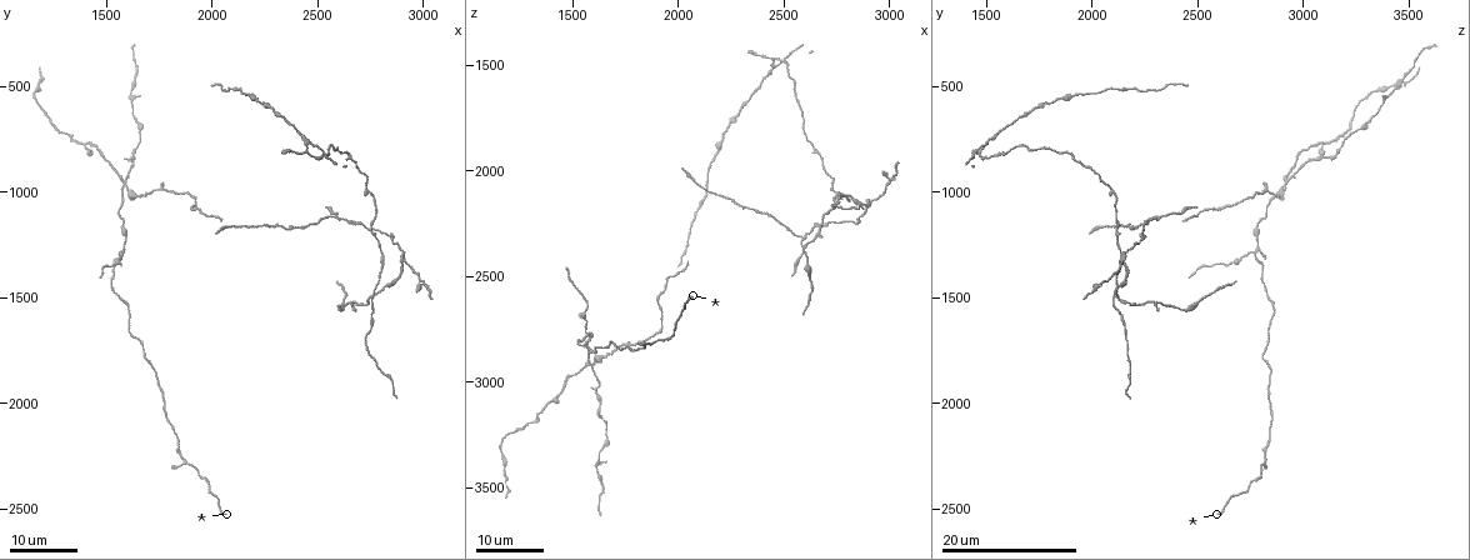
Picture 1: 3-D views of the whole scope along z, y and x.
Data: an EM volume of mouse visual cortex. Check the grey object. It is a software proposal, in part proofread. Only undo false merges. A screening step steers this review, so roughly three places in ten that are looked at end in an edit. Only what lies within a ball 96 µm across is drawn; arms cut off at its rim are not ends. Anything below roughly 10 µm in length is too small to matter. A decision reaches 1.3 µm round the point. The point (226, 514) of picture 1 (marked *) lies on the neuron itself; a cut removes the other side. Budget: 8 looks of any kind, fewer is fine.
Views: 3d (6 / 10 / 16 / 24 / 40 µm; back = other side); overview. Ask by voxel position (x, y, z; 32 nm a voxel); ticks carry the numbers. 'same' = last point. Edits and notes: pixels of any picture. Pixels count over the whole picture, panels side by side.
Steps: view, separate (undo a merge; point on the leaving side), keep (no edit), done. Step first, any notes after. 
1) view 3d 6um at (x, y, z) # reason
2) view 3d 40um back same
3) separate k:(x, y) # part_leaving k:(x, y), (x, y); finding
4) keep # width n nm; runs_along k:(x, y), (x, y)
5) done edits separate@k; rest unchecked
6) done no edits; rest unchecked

view 3d 16um at (2760, 1470, 2110) # four or more arms meet

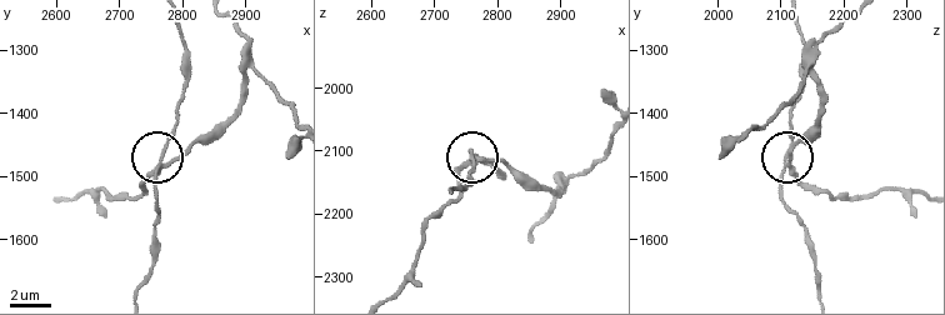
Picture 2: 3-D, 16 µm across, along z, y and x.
view 3d 10um at (2760, 1480, 2105)

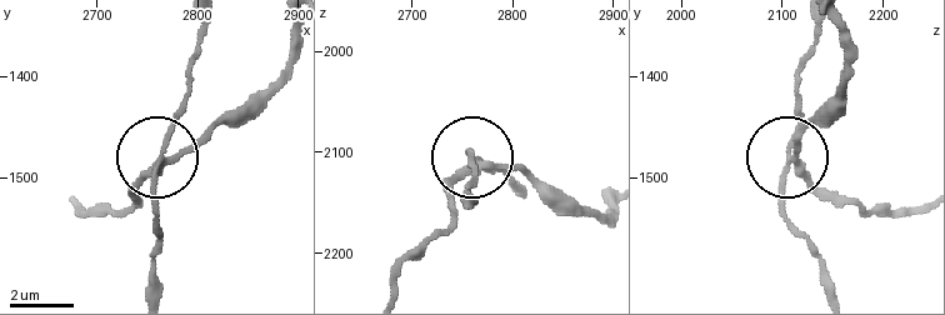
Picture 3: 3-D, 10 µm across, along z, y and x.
separate 3:(205, 139) # arms 4; part_leaving 3:(161, 158), (183, 154), (271, 84), (294, 20); a second neuron is stuck on

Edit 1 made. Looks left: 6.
view 3d 16um at (1600, 860, 3040) # thick turns thin

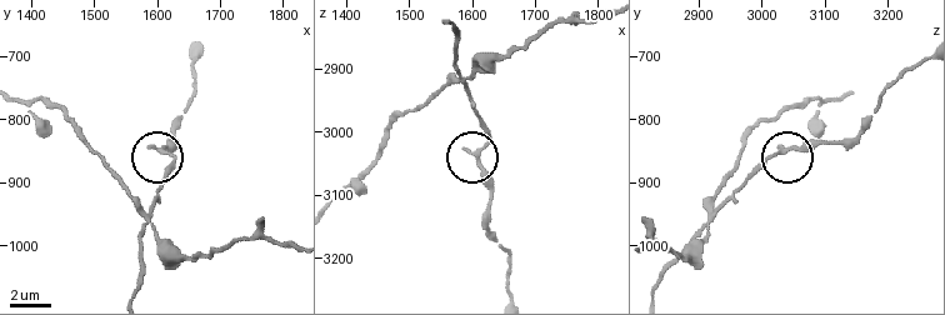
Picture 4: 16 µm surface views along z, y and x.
view 3d 10um at (1610, 850, 3040)

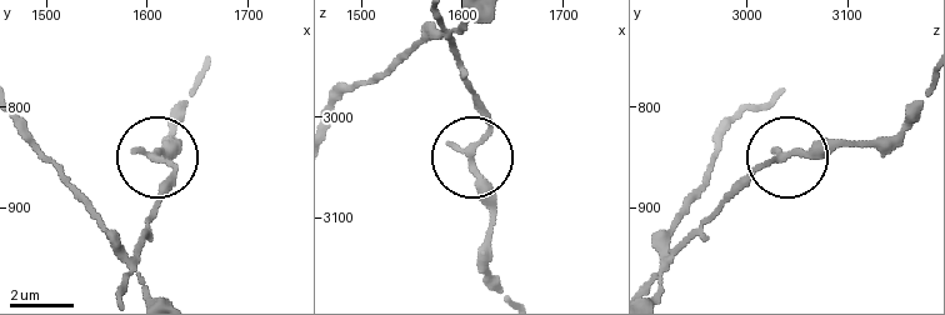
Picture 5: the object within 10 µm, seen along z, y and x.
keep # width 240 nm; runs_along 5:(650, 284), (699, 228), (779, 158), (889, 146); continuous, no second neuron

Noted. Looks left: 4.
view 3d 24um at (1600, 960, 2910) # two arms in line, one across

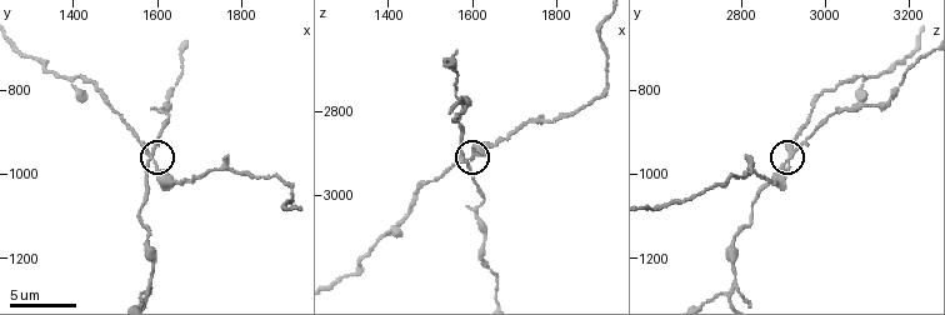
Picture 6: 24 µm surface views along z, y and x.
view 3d 6um at (1590, 965, 2915)

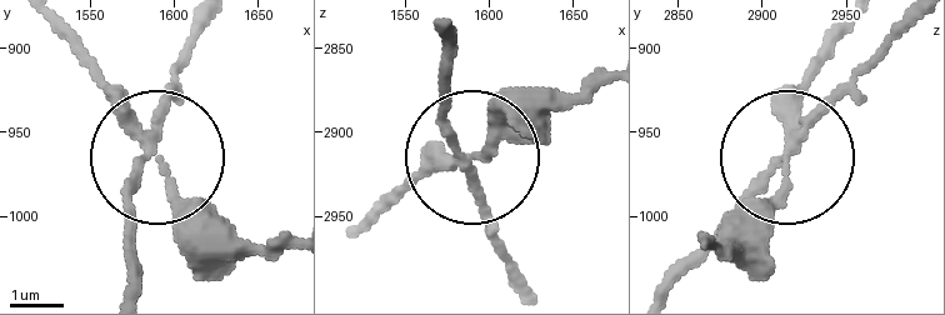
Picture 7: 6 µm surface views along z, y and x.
separate 7:(194, 199) # side_arm 37 um; part_leaving 7:(146, 130), (70, 28); a second neuron is stuck on

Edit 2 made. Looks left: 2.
done edits separate@3, separate@7; rest unchecked

